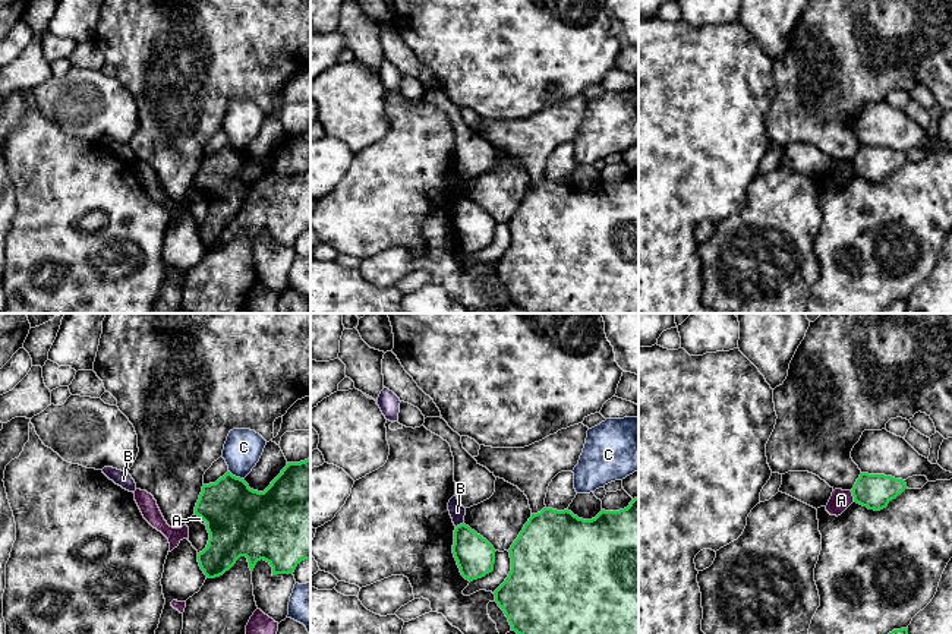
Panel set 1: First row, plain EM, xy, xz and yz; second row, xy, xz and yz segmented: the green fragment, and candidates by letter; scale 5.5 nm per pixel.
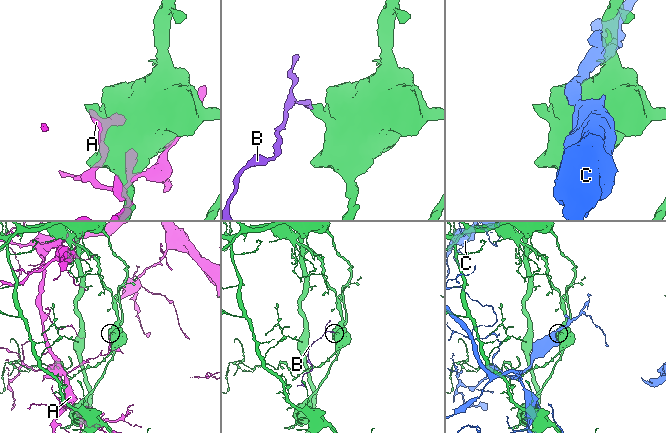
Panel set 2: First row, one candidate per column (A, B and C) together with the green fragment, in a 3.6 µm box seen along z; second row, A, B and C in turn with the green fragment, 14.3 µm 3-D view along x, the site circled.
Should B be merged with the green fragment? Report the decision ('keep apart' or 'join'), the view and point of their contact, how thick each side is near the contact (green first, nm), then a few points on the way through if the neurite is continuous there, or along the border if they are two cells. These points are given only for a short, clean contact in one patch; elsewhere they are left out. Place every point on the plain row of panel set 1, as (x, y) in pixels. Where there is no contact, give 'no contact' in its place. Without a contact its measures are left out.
keep apart | xz (460, 196) | 220/90 nm | along xz (463, 194), (456, 199)

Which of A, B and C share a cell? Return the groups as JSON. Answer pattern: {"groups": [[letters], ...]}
{"groups": [["A"], ["B"], ["C"]]}

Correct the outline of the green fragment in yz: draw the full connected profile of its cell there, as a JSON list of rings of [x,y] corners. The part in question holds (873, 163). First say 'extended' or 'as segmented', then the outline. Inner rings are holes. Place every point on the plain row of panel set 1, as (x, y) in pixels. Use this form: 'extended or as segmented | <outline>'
as segmented | [[[861,145],[851,164],[854,174],[869,182],[880,183],[905,161],[907,155],[902,151]]]

